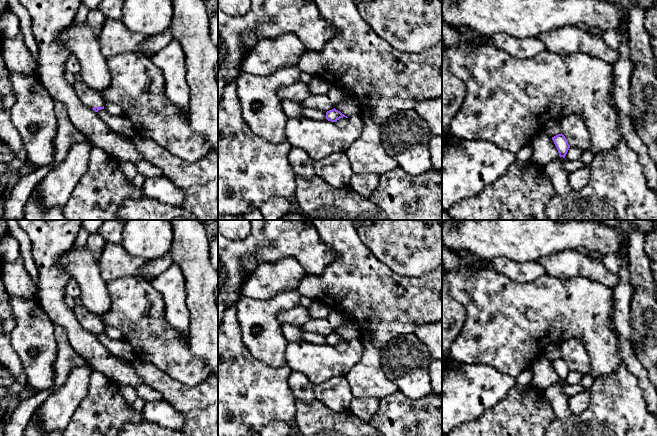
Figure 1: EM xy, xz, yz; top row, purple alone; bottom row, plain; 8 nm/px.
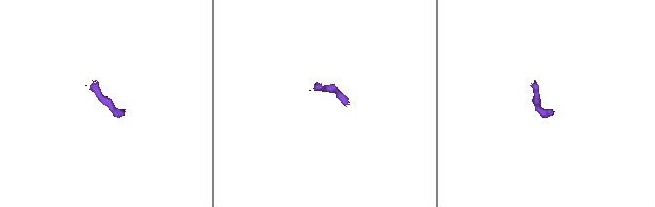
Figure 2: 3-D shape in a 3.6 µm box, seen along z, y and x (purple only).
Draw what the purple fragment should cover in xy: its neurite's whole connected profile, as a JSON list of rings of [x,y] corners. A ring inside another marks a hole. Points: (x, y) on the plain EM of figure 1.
[[[75,305],[72,310],[78,322],[85,330],[92,332],[95,336],[104,333],[106,326],[102,322],[101,317],[91,313],[82,305]]]

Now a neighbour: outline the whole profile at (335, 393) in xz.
[[[343,376],[334,377],[313,387],[314,399],[323,403],[333,412],[349,409],[353,399],[349,383]]]

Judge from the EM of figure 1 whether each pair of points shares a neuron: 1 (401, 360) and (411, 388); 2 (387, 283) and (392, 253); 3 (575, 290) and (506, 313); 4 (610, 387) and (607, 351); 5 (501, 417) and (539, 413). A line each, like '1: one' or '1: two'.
1: one
2: two
3: one
4: two
5: one

